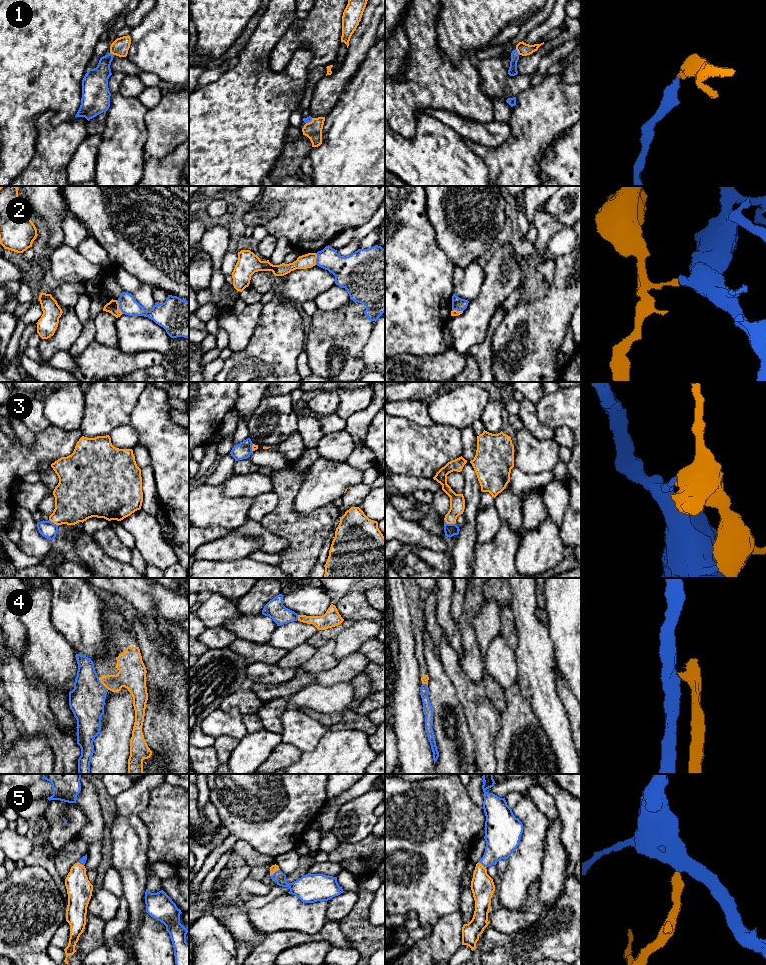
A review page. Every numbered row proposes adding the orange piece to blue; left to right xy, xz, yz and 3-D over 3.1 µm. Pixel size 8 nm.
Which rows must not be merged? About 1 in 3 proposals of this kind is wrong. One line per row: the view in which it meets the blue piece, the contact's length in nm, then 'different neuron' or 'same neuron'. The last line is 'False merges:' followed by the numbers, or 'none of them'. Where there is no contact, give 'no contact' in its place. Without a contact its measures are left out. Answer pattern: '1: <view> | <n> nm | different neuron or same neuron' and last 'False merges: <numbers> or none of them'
1: yz | 60 nm | same neuron
2: xy | 130 nm | different neuron
3: yz | 100 nm | different neuron
4: xy | 130 nm | different neuron
5: xz | 90 nm | same neuron
False merges: 2, 3, 4

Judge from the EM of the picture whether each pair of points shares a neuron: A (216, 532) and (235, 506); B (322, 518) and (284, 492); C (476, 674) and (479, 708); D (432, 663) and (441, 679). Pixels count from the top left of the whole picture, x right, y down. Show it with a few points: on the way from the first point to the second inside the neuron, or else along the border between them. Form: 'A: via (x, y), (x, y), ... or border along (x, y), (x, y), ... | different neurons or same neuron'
A: border along (199, 527), (222, 527), (229, 531) | different neurons
B: via (309, 519), (296, 519), (286, 509), (286, 505) | same neuron
C: border along (461, 666), (466, 675), (479, 684) | different neurons
D: via (435, 667), (437, 675) | same neuron

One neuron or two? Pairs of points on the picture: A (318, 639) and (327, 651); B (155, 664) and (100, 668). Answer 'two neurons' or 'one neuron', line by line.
A: two neurons
B: two neurons

